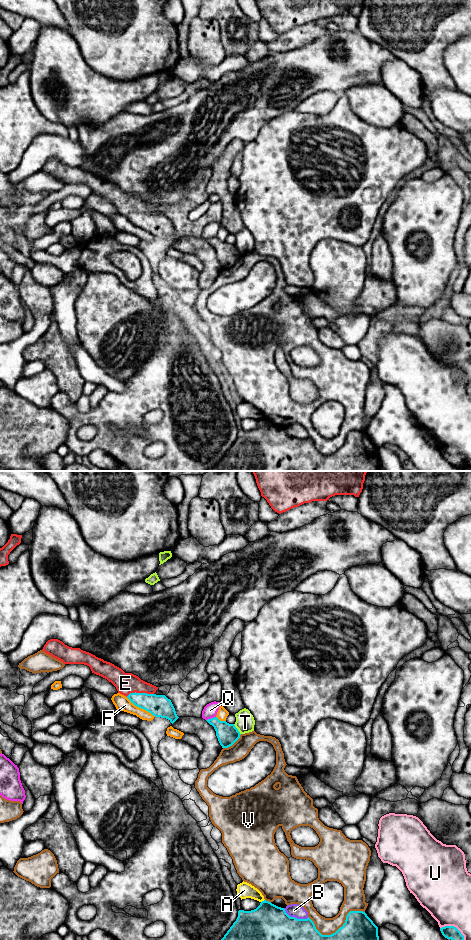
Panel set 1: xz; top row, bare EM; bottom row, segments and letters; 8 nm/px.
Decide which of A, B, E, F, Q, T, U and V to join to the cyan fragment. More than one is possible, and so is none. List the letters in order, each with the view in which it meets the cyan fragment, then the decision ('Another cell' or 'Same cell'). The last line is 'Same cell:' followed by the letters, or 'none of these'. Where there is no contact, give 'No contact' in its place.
A: Touches cyan in xz. Another cell
B: Touches cyan in xz. Another cell
E: Touches cyan in xz. Same cell
F: Touches cyan in xz. Another cell
Q: Touches cyan in xz. Another cell
T: Touches cyan in xz. Another cell
U: Touches cyan in xz. Another cell
V: Touches cyan in xz. Another cell
Same cell: E

